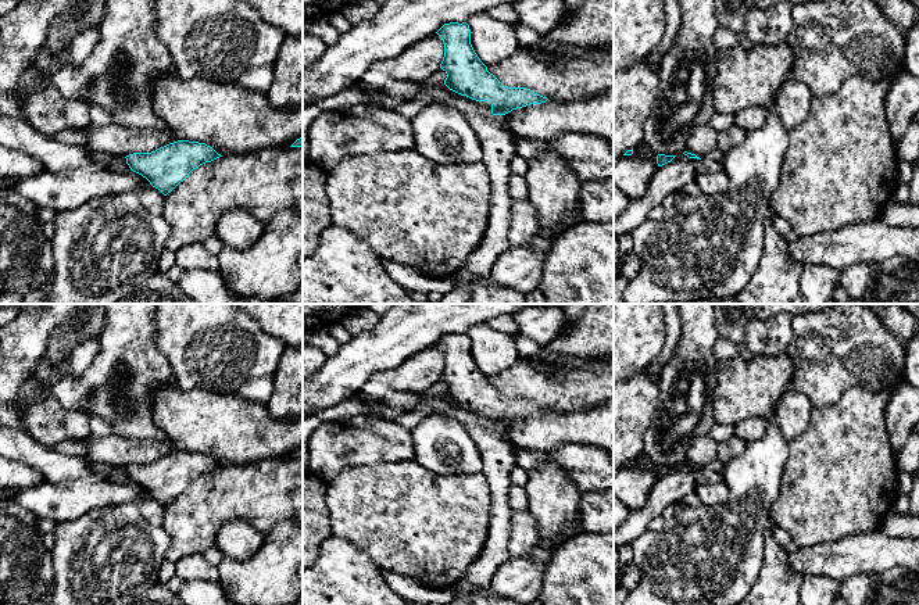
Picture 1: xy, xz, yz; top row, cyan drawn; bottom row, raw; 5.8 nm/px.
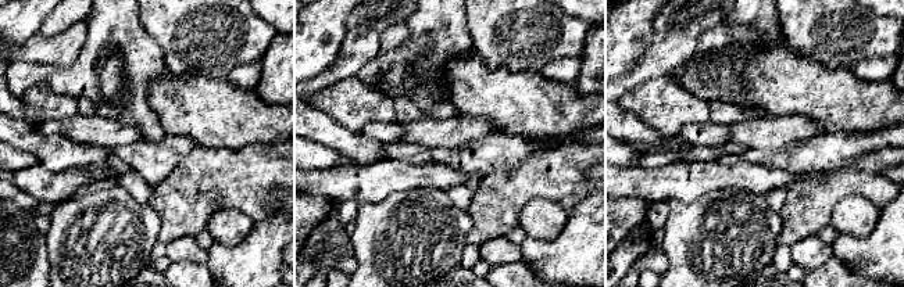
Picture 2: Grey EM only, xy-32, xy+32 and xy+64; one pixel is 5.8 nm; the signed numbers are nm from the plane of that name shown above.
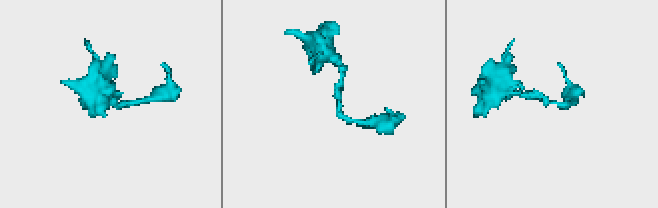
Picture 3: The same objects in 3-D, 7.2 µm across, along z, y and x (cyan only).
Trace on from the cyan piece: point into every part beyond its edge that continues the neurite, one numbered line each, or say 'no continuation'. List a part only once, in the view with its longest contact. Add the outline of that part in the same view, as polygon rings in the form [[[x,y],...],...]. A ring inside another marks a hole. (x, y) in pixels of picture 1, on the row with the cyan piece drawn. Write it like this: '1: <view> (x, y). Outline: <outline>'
1: xz (343, 269). Outline: [[[451,96],[450,107],[460,111],[473,128],[491,183],[489,222],[483,240],[468,261],[454,273],[454,287],[439,302],[419,302],[411,298],[383,268],[380,258],[353,232],[336,225],[326,228],[318,237],[317,251],[303,259],[303,304],[466,304],[471,300],[469,286],[482,278],[490,276],[497,258],[509,248],[511,204],[509,178],[514,173],[511,161],[518,155],[515,137],[498,122],[507,117],[493,115],[489,101],[476,101],[466,96]]]

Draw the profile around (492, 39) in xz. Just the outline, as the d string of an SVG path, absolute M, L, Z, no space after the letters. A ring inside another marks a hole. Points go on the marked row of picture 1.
M478 12L468 18L471 44L484 65L493 65L515 54L518 43L514 25Z

